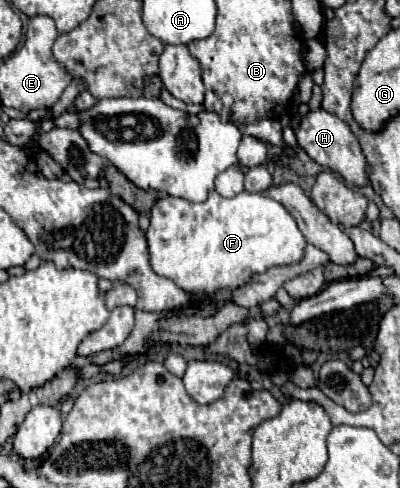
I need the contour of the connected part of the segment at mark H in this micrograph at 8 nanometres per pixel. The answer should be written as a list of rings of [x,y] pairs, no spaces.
[[[323,108],[317,112],[309,112],[299,124],[297,142],[317,164],[329,166],[333,172],[339,172],[349,184],[353,184],[353,186],[367,186],[369,184],[367,160],[365,160],[365,154],[359,146],[359,140],[349,130],[349,126],[345,122],[341,122],[337,116],[325,112]]]

